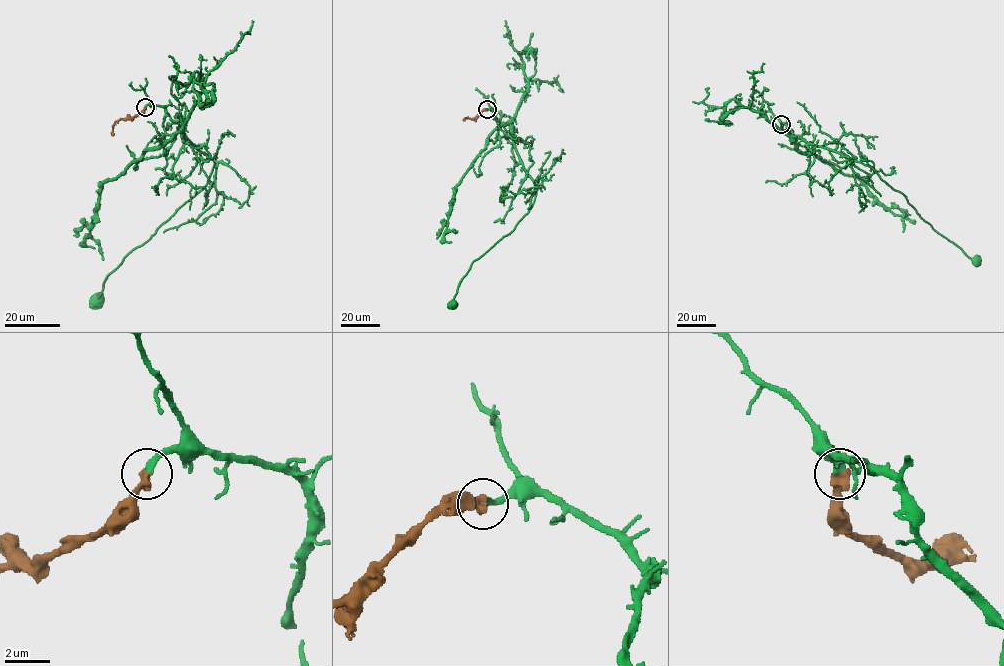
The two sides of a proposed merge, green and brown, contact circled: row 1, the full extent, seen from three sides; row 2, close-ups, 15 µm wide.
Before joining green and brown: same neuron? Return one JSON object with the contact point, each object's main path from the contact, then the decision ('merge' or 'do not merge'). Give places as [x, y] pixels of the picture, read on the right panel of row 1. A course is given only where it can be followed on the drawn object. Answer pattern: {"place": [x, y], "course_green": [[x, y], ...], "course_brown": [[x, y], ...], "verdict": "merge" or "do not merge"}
{"place": [781, 124], "course_green": [[781, 124], [787, 125], [796, 143], [793, 139], [800, 136], [870, 166], [935, 230], [976, 262]], "course_brown": [[781, 124], [781, 128], [790, 132], [790, 144]], "verdict": "merge"}

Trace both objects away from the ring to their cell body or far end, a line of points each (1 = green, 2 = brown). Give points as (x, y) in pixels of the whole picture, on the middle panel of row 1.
1: (487, 109), (501, 115), (500, 124), (513, 121), (515, 150), (536, 195), (515, 228), (472, 263), (453, 304)
2: (487, 109), (474, 118), (465, 118)

